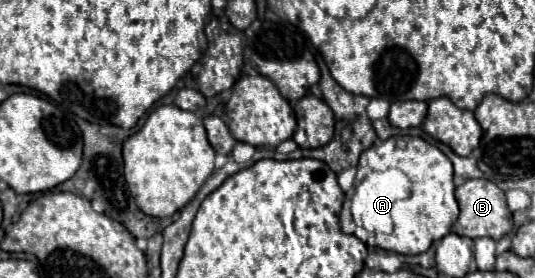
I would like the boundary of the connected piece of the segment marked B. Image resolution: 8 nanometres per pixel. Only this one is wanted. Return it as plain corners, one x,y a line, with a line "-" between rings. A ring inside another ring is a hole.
465,180
459,188
455,188
455,198
459,202
459,218
452,227
452,232
467,238
481,238
489,236
493,240
499,240
501,236
509,234
513,230
511,210
505,204
505,192
493,184
491,180

